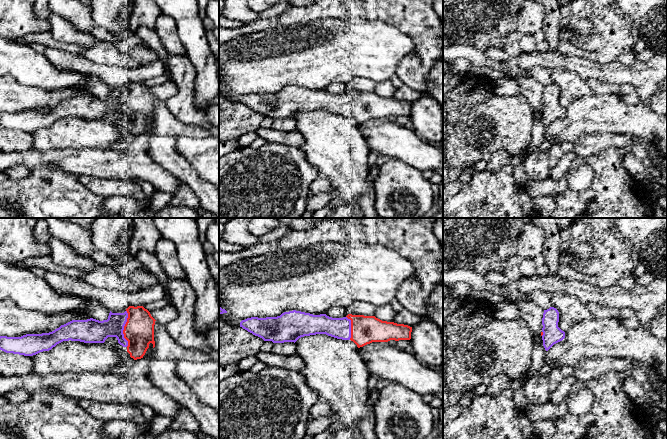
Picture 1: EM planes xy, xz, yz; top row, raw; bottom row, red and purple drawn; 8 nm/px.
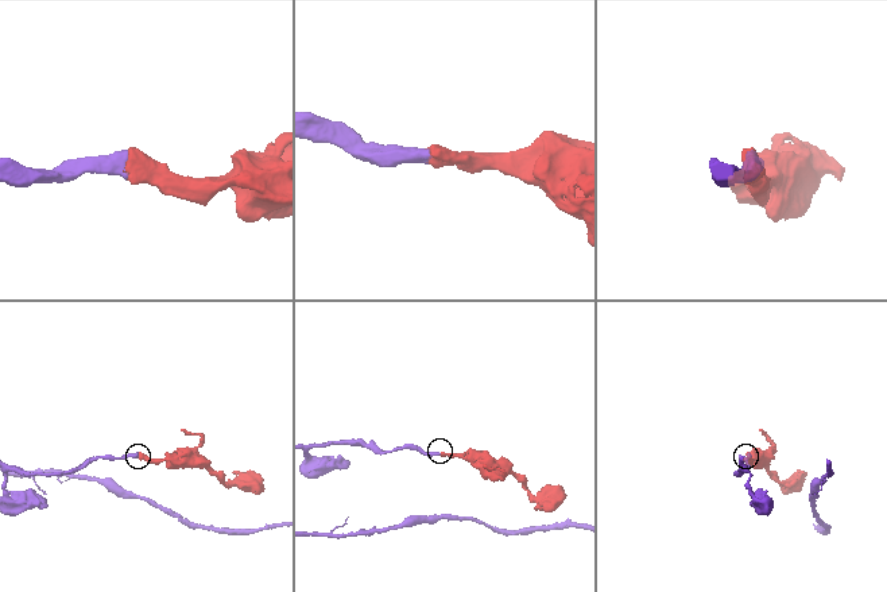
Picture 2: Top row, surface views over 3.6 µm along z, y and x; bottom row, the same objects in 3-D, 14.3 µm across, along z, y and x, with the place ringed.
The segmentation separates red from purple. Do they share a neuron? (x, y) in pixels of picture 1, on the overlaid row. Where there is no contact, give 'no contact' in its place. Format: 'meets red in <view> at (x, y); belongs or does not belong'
meets red in xy at (124, 328); belongs

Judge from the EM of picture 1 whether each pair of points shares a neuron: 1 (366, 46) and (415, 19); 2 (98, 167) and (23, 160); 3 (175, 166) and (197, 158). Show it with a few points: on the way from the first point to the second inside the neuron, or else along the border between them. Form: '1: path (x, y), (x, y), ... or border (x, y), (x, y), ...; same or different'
1: border (375, 20), (381, 20), (395, 26), (412, 39); different
2: path (79, 162), (71, 160), (42, 160); same
3: border (175, 141), (175, 149), (203, 179); different

